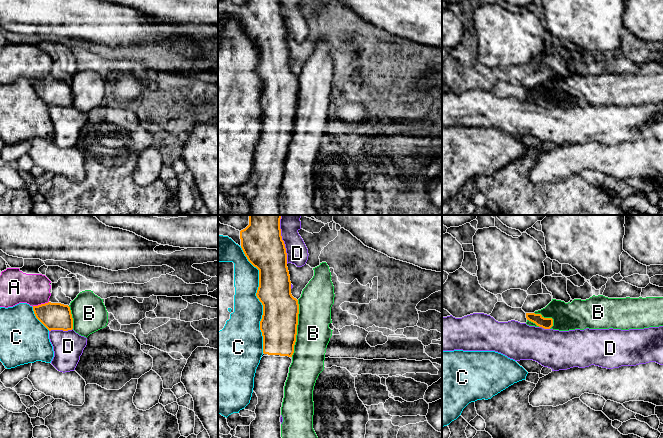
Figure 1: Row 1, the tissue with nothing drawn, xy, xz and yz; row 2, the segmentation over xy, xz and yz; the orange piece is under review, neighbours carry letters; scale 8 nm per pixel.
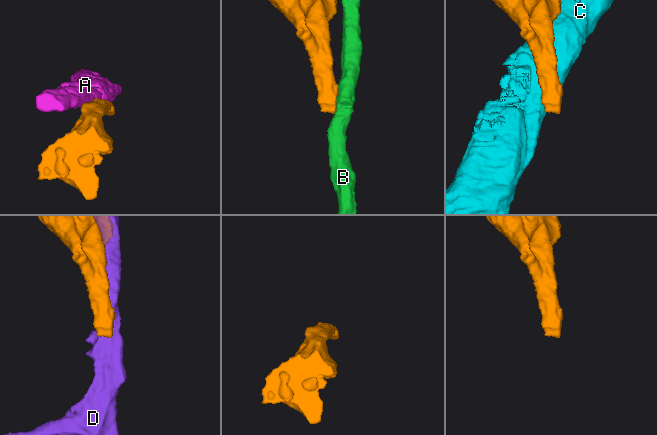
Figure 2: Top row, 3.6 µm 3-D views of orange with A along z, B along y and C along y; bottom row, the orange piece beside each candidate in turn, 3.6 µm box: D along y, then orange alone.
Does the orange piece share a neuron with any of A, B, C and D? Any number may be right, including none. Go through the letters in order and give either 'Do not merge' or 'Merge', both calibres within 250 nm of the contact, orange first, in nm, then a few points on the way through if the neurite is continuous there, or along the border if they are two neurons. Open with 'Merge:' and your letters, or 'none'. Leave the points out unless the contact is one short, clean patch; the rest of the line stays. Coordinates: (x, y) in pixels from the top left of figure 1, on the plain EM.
Merge: none
A: Do not merge. Thickness 220 nm (orange) against 260 nm
B: Do not merge. Thickness 300 nm (orange) against 280 nm. Boundary: xz (298, 76), (297, 110), (294, 128), (291, 132)
C: Do not merge. Thickness 300 nm (orange) against 260 nm
D: Do not merge. Thickness 320 nm (orange) against 180 nm

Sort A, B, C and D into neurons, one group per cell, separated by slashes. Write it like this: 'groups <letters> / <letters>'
groups A / B / C / D

